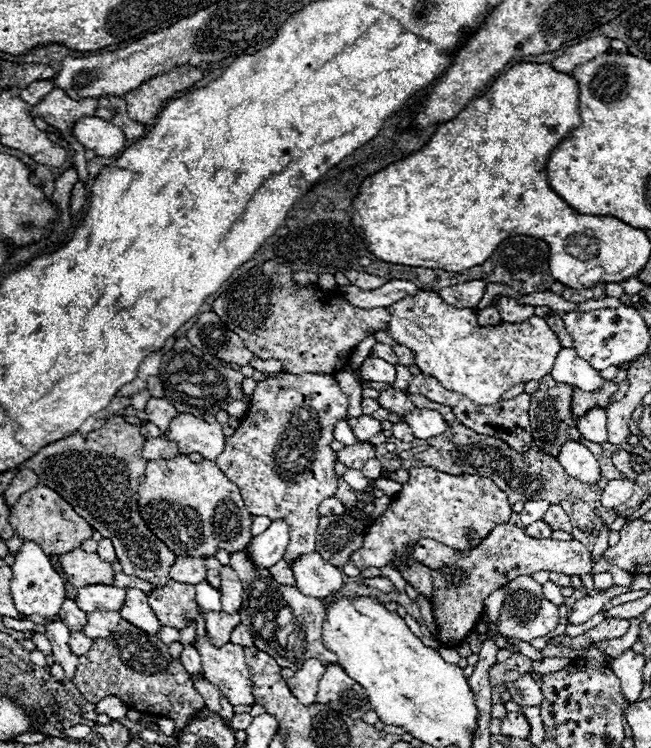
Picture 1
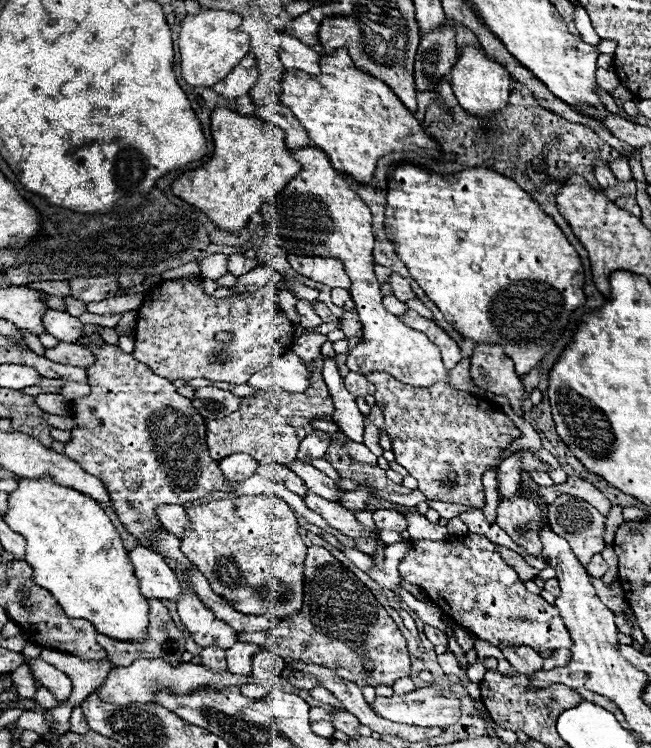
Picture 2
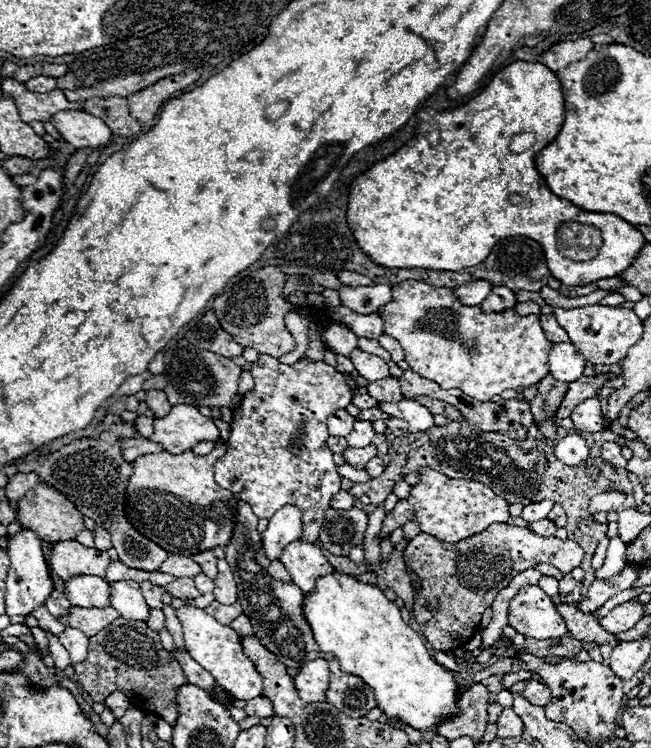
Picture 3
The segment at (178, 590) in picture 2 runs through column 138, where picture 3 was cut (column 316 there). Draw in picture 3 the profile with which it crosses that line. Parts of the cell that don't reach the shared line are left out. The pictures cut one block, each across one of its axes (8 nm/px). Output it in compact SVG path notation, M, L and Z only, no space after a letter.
M300 540L288 544L280 556L280 562L286 564L286 570L292 576L292 582L304 592L310 594L316 588L316 580L324 574L332 574L334 566L326 560L322 550L314 544L304 544Z

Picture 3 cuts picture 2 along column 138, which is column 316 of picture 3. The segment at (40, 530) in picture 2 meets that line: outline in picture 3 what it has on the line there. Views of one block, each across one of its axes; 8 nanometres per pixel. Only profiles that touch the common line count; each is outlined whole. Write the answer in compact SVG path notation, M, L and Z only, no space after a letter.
M330 574L316 582L316 590L304 596L304 616L312 628L314 638L320 644L322 652L332 652L340 660L342 672L360 676L372 690L378 702L378 708L392 720L400 720L414 730L430 730L438 728L444 720L456 716L458 708L458 684L454 680L452 670L438 664L420 638L408 624L404 624L400 616L400 608L390 602L382 590L370 584L362 584L356 578L346 574Z

